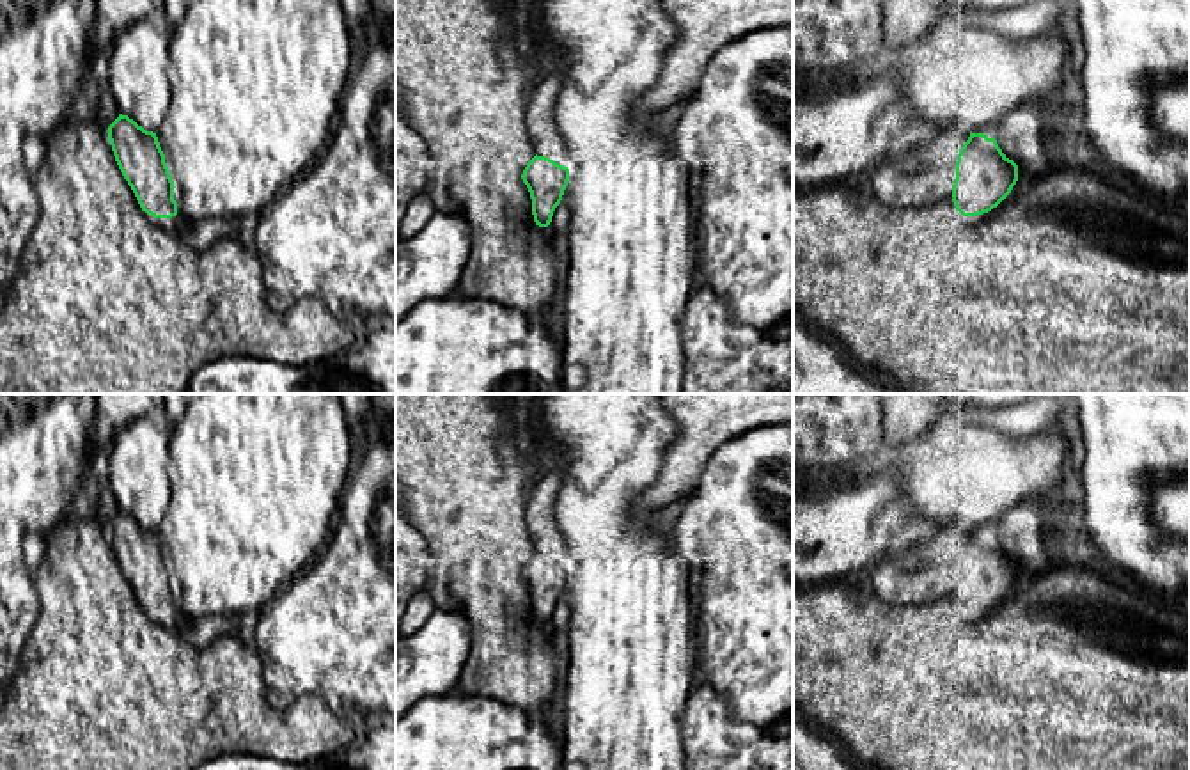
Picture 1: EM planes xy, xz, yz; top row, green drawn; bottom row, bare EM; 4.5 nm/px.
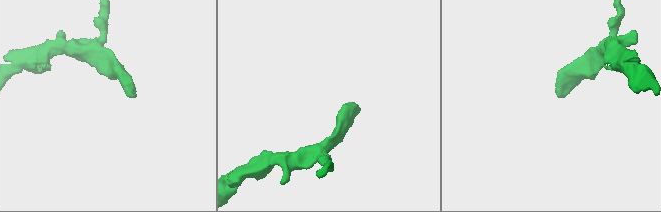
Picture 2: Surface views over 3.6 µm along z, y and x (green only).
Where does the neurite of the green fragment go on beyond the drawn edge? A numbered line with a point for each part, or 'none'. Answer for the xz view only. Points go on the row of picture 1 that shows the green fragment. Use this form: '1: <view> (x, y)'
1: xz (545, 135)

